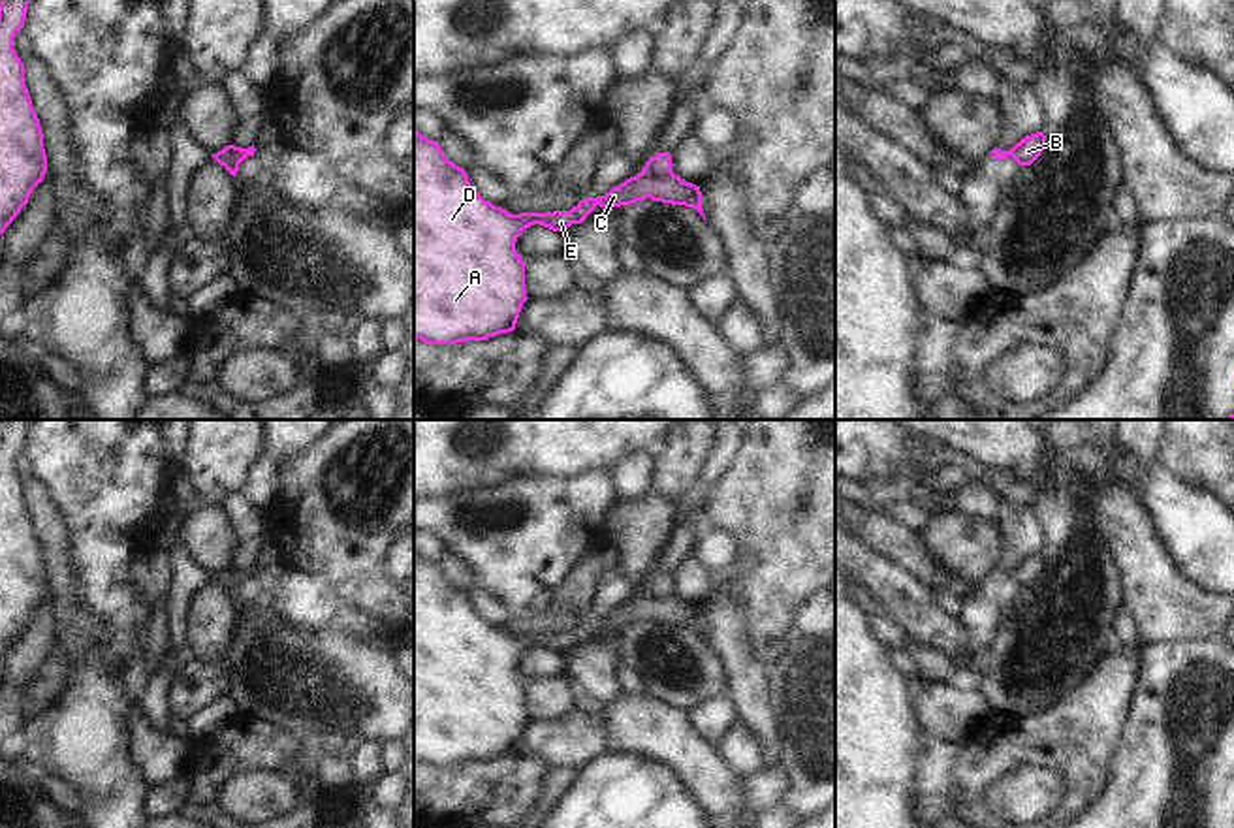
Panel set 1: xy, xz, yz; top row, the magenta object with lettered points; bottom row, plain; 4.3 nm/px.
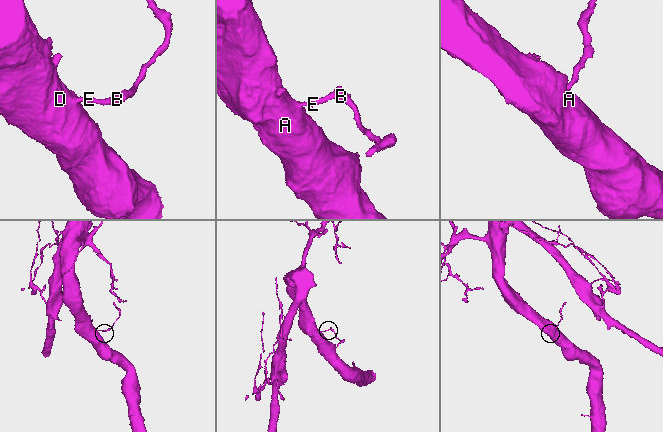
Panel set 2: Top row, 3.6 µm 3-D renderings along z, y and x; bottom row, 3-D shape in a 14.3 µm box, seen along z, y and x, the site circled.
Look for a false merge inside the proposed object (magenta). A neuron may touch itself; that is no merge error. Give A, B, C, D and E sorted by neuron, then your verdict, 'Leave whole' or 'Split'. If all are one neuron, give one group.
Groups: A B C D E. Leave whole

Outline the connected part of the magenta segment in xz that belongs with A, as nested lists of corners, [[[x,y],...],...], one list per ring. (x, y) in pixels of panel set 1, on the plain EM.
[[[414,549],[414,758],[427,766],[457,766],[514,753],[529,721],[525,683],[515,672],[515,662],[534,645],[562,653],[585,644],[596,627],[621,629],[647,619],[692,629],[705,642],[700,608],[687,604],[672,589],[672,576],[658,574],[638,597],[606,617],[581,621],[570,632],[512,636],[485,623],[472,610],[467,593],[446,580],[438,563],[423,559]]]

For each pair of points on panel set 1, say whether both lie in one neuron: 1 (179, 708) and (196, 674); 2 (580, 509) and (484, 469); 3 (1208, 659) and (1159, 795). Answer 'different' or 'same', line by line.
1: same
2: different
3: same

